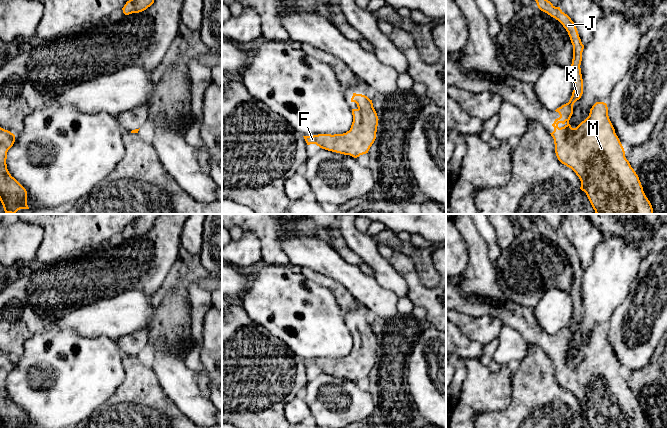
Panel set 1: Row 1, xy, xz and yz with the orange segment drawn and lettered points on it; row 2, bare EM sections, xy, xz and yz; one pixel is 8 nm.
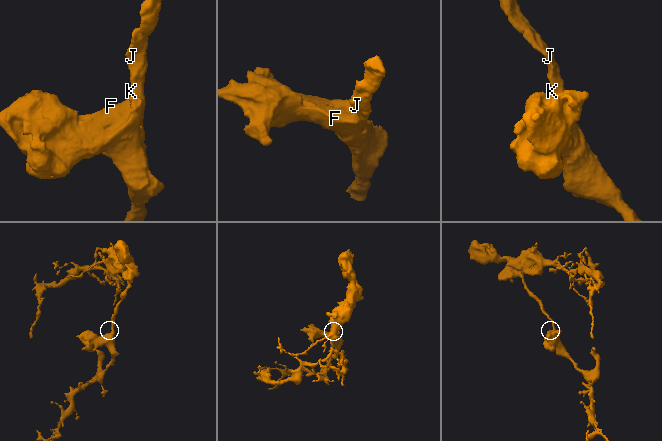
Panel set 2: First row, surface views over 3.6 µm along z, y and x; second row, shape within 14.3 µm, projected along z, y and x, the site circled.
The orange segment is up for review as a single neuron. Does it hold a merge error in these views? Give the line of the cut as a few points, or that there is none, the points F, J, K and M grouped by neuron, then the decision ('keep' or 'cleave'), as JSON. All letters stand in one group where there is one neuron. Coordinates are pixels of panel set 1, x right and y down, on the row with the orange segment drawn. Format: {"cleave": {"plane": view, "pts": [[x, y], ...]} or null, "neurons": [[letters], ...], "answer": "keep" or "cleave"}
{"cleave": null, "neurons": [["F", "J", "K", "M"]], "answer": "keep"}

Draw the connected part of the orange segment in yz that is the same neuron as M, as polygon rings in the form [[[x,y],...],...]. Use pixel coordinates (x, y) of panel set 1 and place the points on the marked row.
[[[535,0],[538,8],[558,20],[568,32],[573,45],[573,59],[570,72],[574,79],[574,90],[568,103],[555,111],[560,117],[552,126],[554,131],[555,153],[558,160],[571,168],[581,181],[580,189],[584,191],[596,214],[654,214],[646,197],[638,175],[625,157],[624,148],[615,133],[608,116],[608,107],[604,102],[596,102],[590,109],[589,116],[576,128],[572,128],[569,120],[573,114],[573,105],[583,94],[581,61],[584,45],[581,42],[575,23],[560,7],[555,7],[548,0]]]

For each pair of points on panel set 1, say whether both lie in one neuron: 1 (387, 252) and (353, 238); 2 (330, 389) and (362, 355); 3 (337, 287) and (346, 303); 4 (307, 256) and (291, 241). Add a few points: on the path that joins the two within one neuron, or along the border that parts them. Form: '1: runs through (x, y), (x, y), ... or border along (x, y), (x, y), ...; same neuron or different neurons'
1: border along (377, 244), (379, 253), (388, 260); different neurons
2: border along (320, 371), (326, 374), (349, 378), (355, 382); different neurons
3: runs through (339, 291), (345, 299); same neuron
4: runs through (303, 252), (295, 245); same neuron

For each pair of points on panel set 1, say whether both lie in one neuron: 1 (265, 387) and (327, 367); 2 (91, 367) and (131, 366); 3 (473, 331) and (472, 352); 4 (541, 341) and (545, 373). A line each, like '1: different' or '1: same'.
1: different
2: different
3: different
4: different

